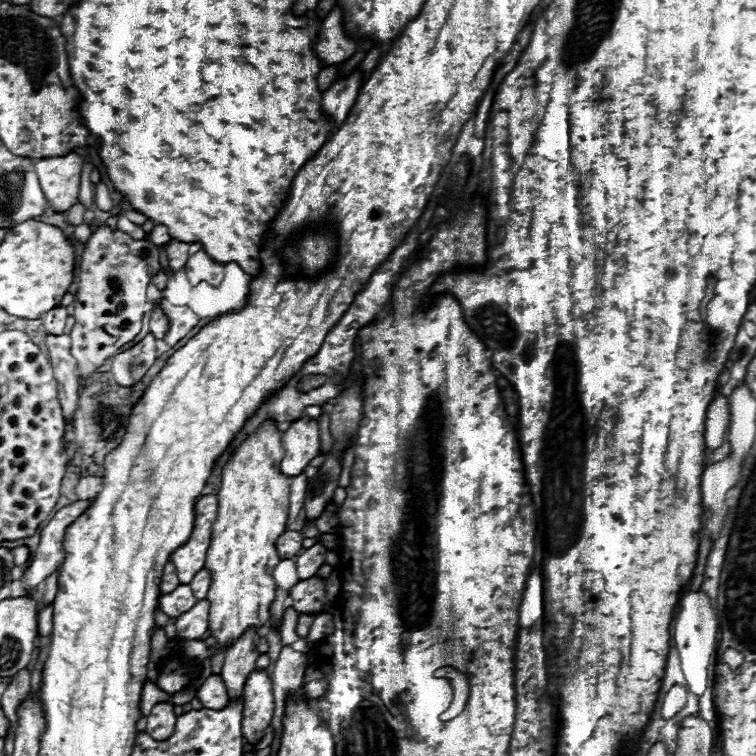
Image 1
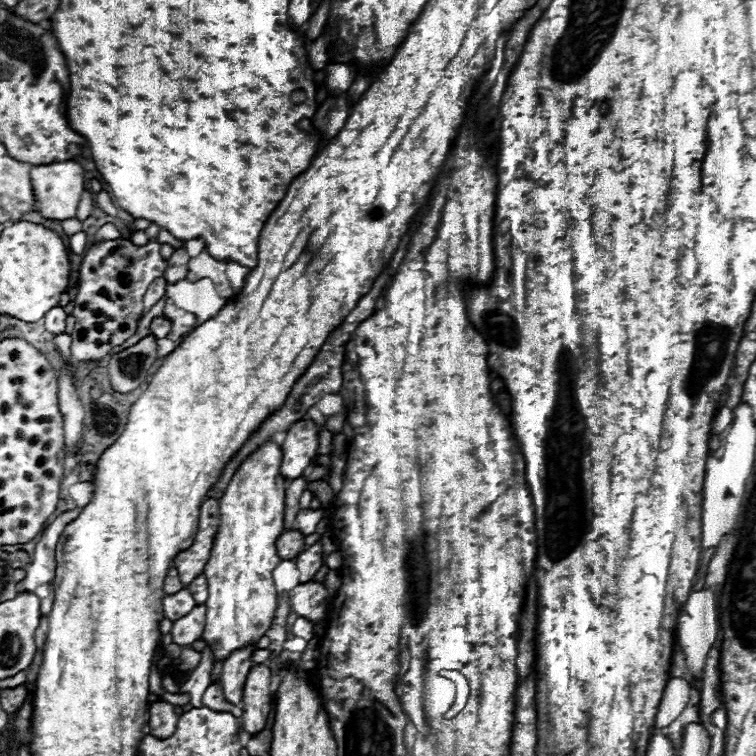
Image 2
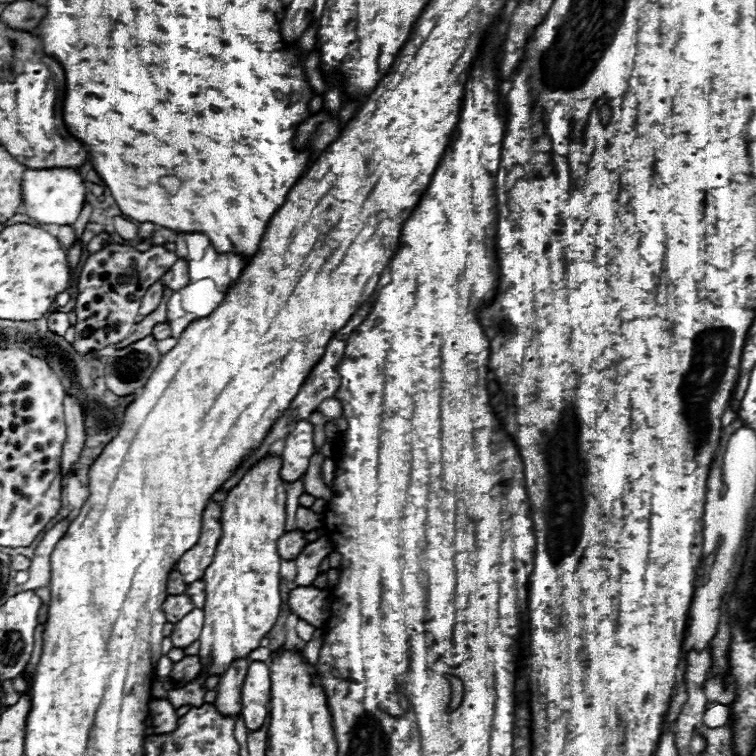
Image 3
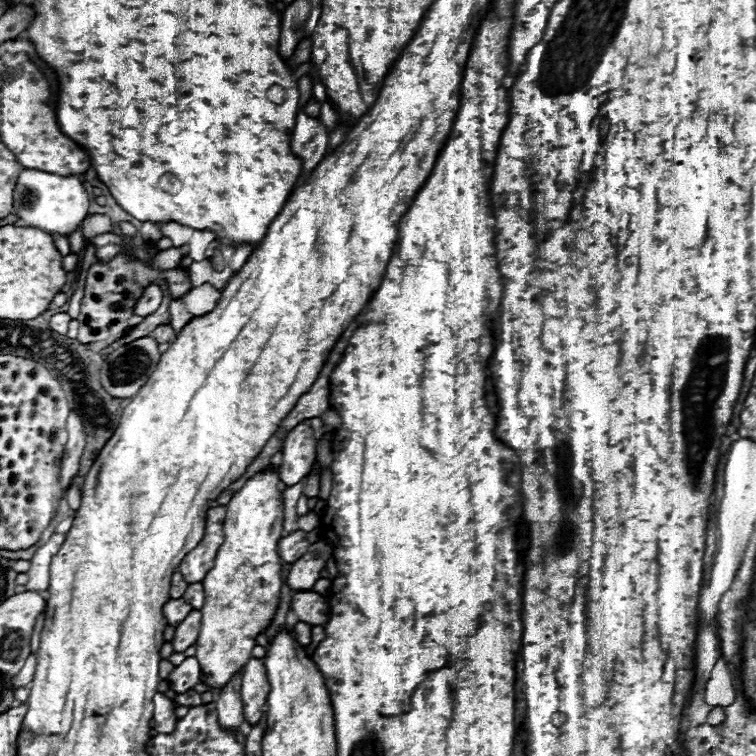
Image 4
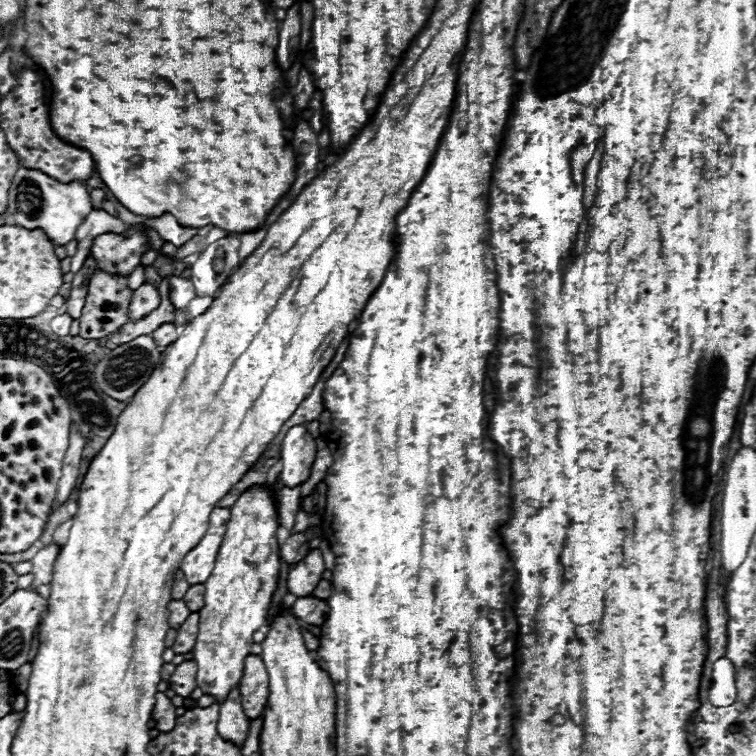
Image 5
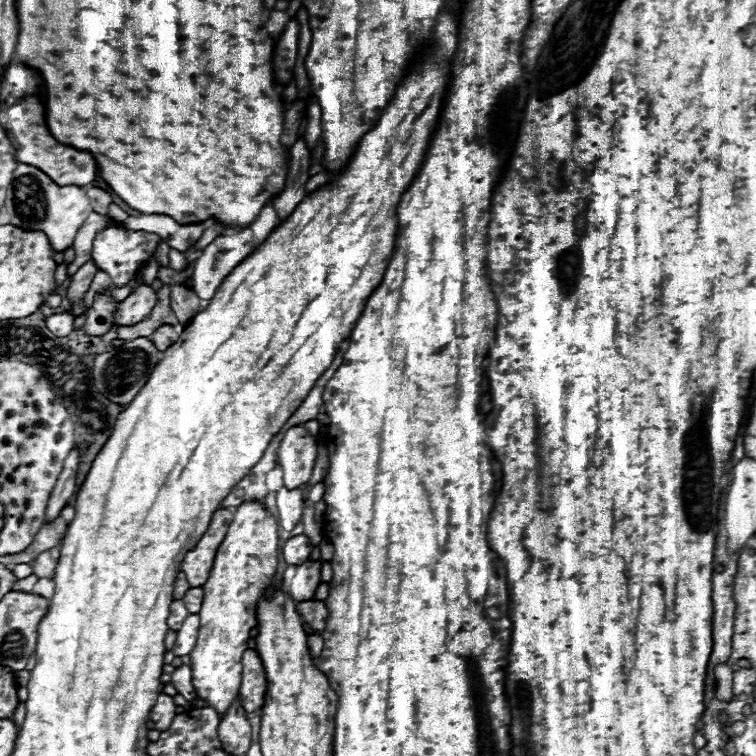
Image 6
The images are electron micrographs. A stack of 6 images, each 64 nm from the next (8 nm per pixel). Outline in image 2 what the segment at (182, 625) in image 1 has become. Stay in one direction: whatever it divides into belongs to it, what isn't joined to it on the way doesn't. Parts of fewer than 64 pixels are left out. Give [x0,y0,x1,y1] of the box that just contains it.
[172,606,206,646]

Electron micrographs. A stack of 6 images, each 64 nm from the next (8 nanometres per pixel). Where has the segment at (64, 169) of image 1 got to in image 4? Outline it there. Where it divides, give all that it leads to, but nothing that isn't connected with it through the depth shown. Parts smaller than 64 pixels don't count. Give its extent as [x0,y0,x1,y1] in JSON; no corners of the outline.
[12,170,90,236]

